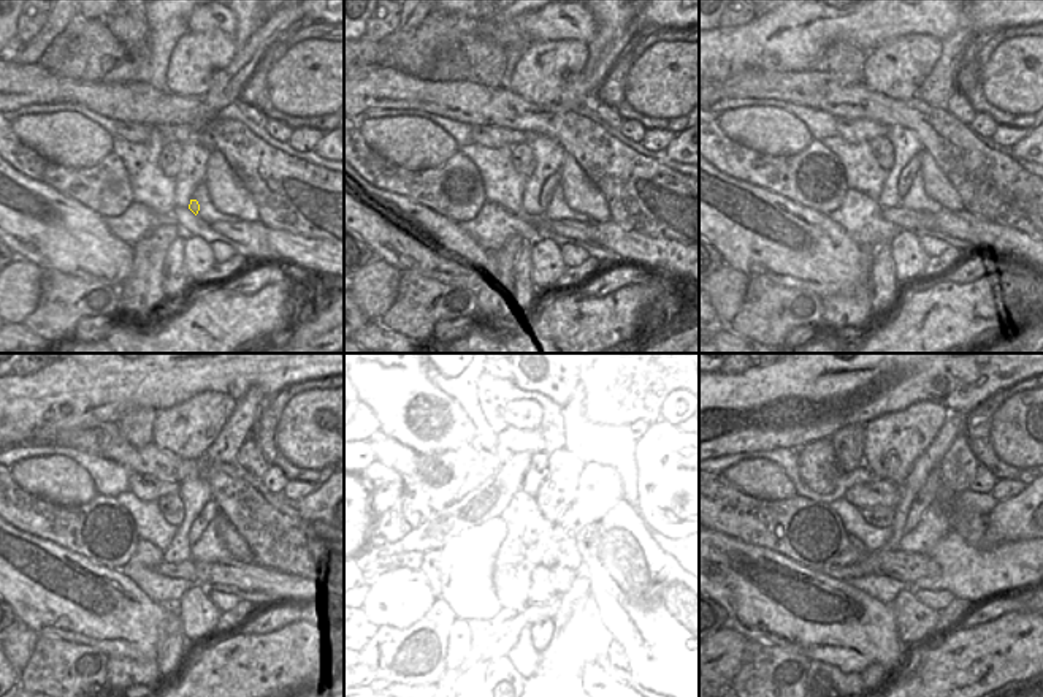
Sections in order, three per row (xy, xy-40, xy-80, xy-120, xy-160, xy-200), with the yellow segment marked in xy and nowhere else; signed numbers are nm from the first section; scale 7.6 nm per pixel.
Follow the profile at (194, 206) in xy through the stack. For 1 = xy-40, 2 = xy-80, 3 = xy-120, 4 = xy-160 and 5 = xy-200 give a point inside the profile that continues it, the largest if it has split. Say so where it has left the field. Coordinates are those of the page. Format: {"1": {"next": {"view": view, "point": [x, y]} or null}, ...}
{"1": {"next": {"view": "xy-40", "point": [550, 184]}}, "2": {"next": {"view": "xy-80", "point": [912, 168]}}, "3": {"next": {"view": "xy-120", "point": [210, 510]}}, "4": {"next": {"view": "xy-160", "point": [568, 502]}}, "5": {"next": {"view": "xy-200", "point": [929, 491]}}}

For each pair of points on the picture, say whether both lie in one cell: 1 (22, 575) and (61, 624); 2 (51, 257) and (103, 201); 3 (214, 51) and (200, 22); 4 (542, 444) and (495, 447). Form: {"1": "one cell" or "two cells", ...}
{"1": "one cell", "2": "two cells", "3": "two cells", "4": "two cells"}

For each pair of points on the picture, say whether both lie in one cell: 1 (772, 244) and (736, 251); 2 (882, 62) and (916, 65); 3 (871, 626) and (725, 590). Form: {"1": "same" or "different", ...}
{"1": "same", "2": "same", "3": "same"}

